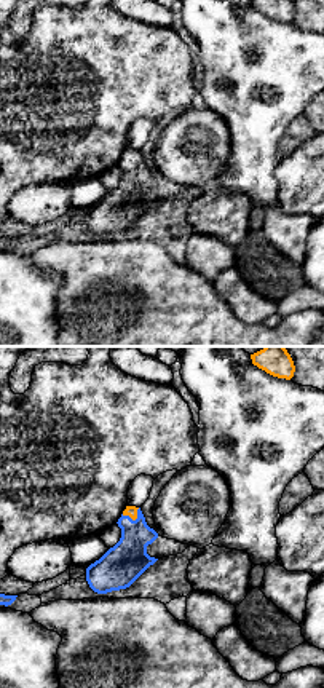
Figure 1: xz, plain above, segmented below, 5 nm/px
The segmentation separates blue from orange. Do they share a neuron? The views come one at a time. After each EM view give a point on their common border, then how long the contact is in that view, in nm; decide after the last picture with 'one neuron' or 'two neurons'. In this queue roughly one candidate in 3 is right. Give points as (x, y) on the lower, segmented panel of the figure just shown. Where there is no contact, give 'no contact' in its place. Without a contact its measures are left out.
(131, 519) | 100 nm

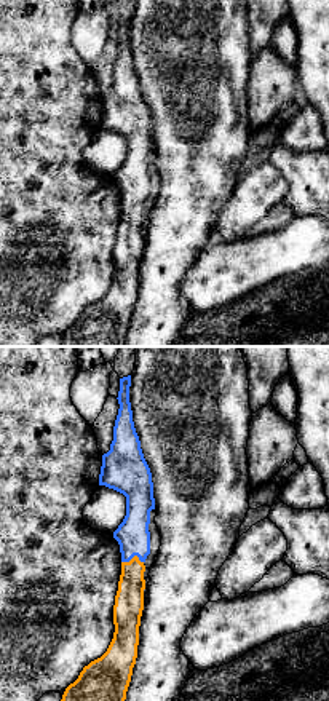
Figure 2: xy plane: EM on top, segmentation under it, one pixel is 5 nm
(131, 558) | 110 nm

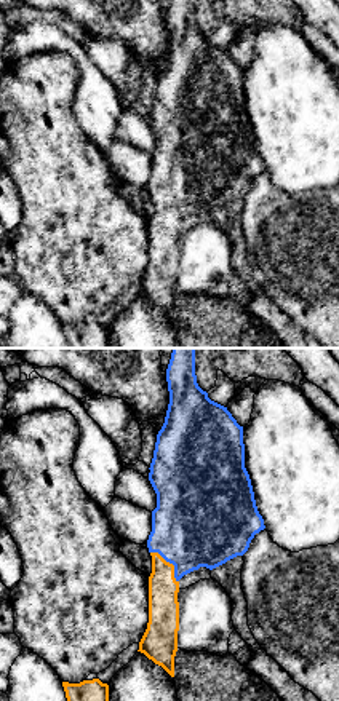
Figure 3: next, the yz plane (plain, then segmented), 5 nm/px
(170, 562) | 220 nm

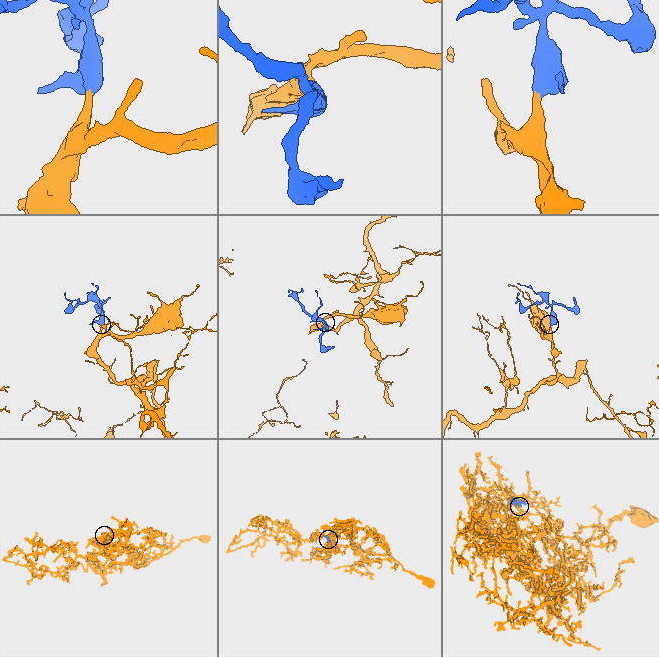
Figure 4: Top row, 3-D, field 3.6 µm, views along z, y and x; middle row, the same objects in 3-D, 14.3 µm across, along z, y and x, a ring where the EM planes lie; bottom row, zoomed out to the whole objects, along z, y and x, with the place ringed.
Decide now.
one neuron

